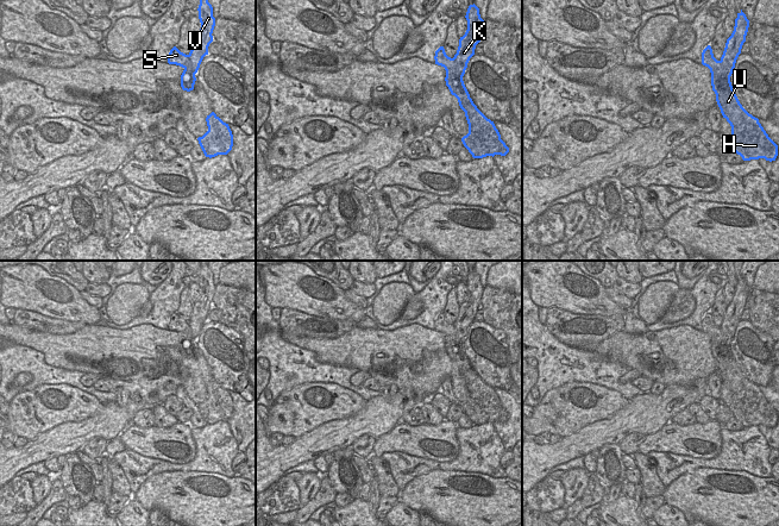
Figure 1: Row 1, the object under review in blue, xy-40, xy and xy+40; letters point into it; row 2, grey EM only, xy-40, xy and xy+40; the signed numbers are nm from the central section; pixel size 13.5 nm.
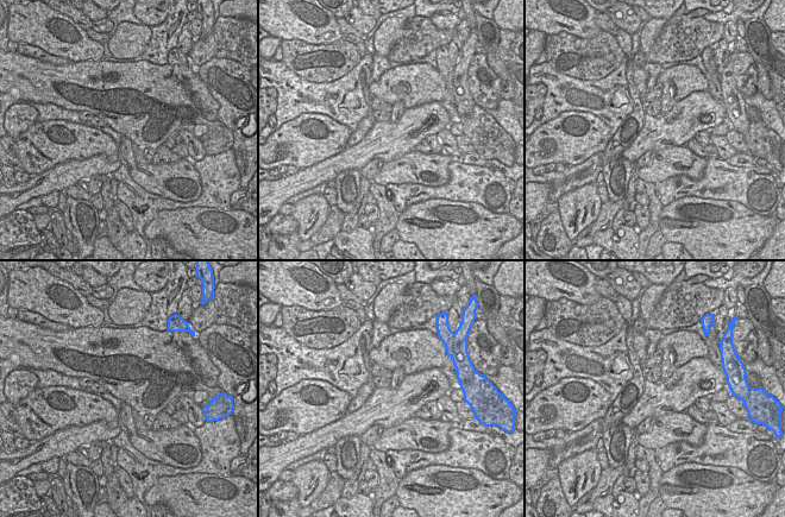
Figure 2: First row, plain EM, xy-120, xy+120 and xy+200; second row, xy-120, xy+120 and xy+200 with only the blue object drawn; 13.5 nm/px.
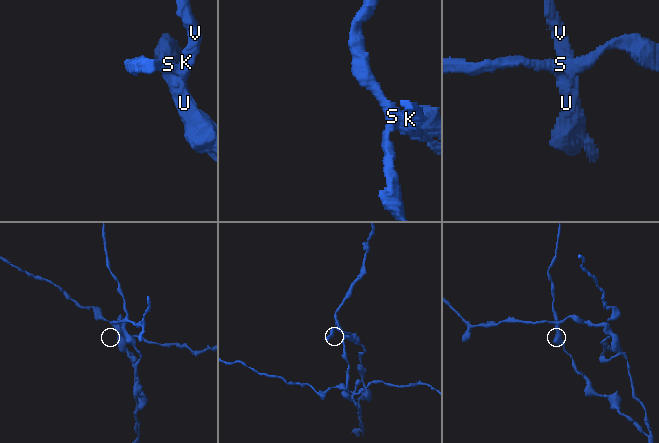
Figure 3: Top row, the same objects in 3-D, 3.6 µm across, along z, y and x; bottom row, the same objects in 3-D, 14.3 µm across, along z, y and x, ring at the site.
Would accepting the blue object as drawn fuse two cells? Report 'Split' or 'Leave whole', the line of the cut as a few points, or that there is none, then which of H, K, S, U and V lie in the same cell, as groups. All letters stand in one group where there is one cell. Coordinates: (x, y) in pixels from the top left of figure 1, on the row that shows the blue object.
Split. Split along xy-40 (189, 55), (192, 71), (184, 71), (181, 76). Groups: H K U V / S

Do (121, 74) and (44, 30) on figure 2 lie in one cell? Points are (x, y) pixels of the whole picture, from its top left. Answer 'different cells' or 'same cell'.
different cells

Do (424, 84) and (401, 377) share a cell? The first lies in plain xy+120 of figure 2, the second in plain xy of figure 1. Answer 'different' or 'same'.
same

